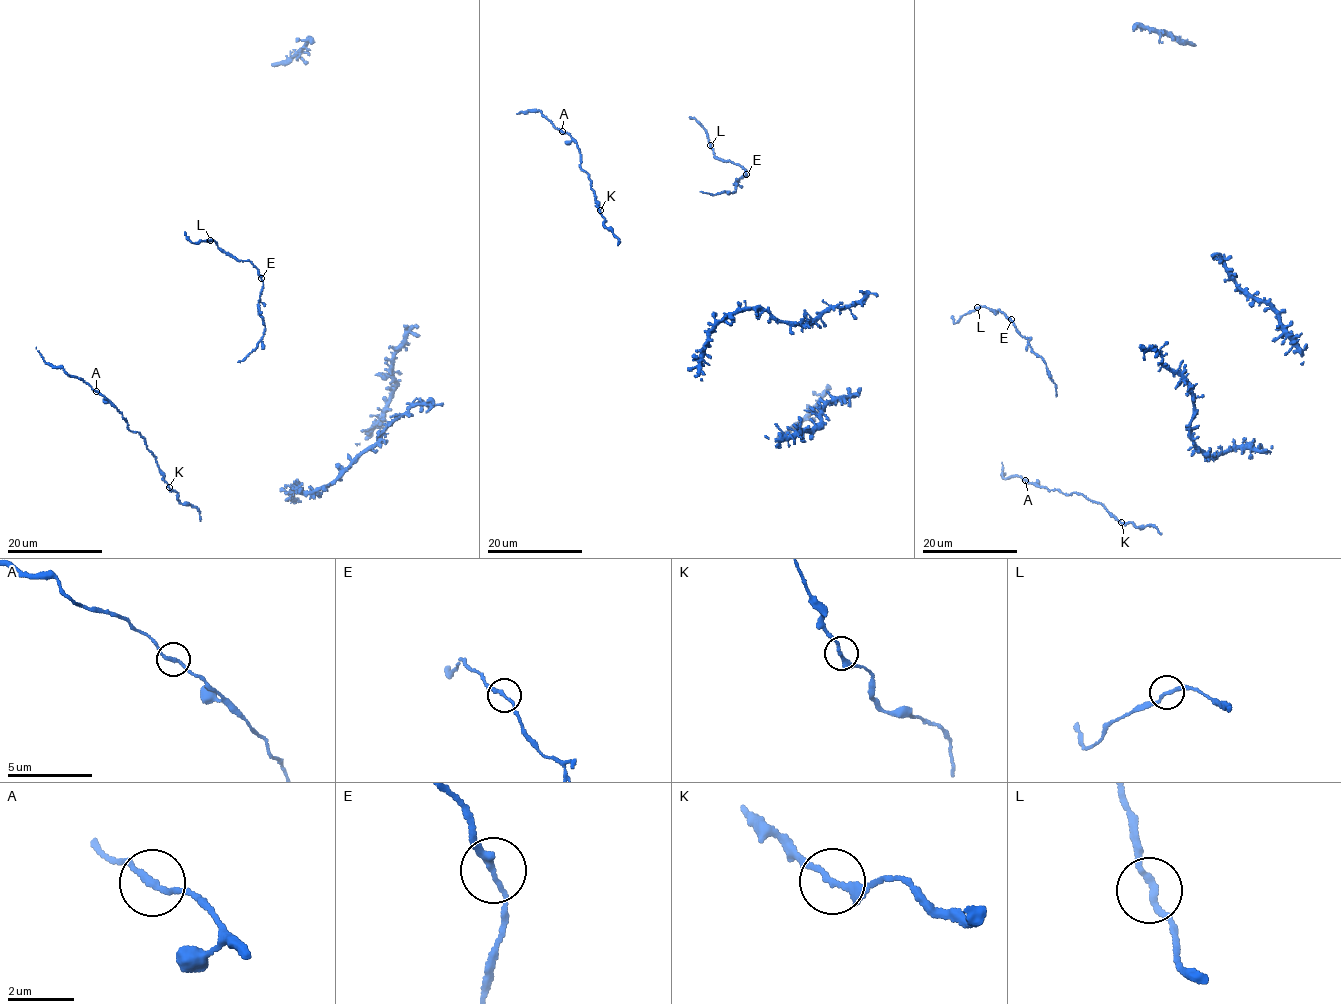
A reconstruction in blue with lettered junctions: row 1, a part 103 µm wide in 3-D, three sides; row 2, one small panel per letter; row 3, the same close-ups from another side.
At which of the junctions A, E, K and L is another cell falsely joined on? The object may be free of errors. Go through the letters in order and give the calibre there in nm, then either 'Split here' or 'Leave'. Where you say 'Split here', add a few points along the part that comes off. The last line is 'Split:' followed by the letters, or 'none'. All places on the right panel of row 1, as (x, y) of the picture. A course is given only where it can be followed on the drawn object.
A: Thickness 190 nm. Leave
E: Thickness 200 nm. Leave
K: Thickness 190 nm. Leave
L: Thickness 200 nm. Leave
Split: none

